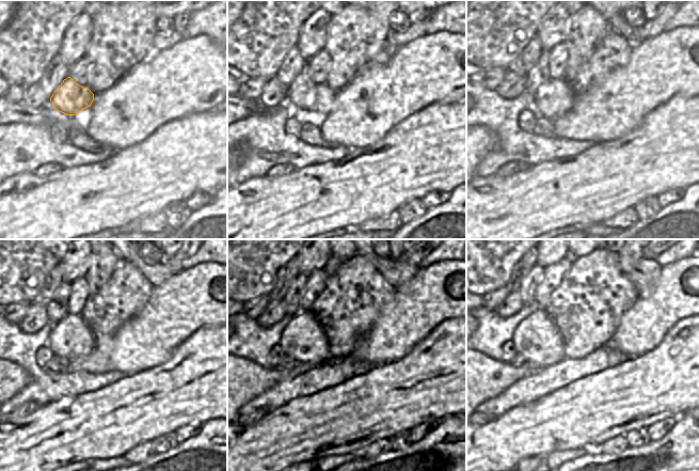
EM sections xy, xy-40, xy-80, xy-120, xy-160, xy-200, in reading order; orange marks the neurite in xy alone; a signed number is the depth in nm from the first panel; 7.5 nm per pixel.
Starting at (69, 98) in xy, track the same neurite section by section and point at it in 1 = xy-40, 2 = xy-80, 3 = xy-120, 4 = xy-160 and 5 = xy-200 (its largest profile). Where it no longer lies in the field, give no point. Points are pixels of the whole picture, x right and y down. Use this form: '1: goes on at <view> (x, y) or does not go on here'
1: goes on at xy-40 (302, 89)
2: goes on at xy-80 (539, 74)
3: goes on at xy-120 (58, 309)
4: goes on at xy-160 (294, 295)
5: goes on at xy-200 (529, 284)

